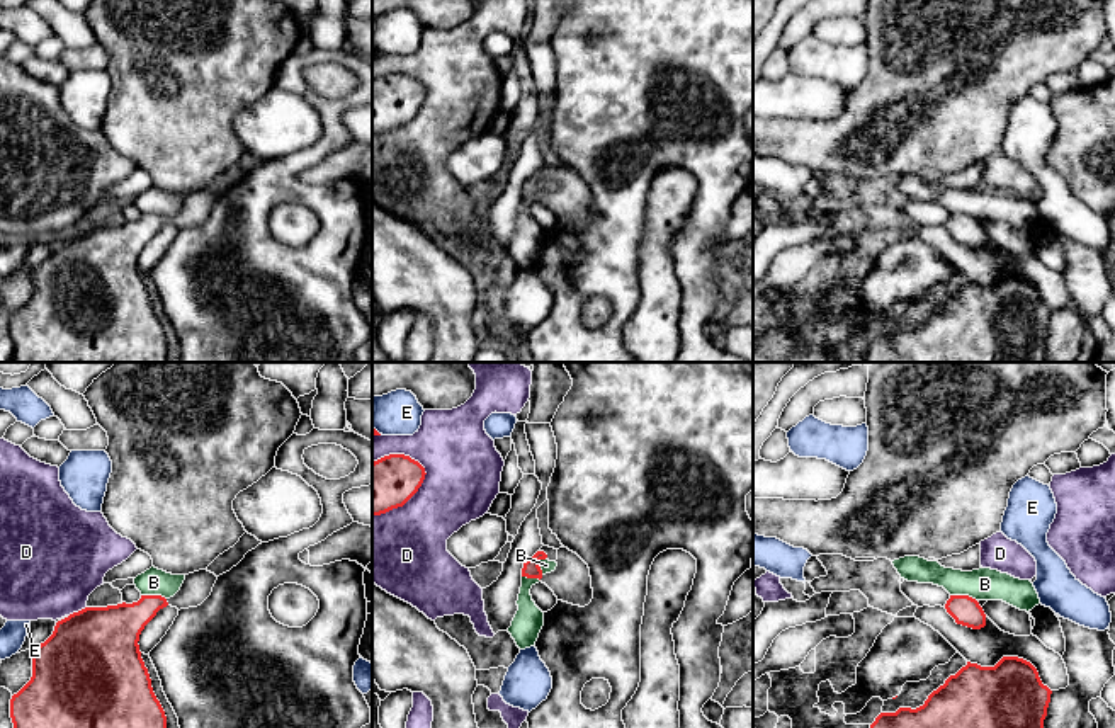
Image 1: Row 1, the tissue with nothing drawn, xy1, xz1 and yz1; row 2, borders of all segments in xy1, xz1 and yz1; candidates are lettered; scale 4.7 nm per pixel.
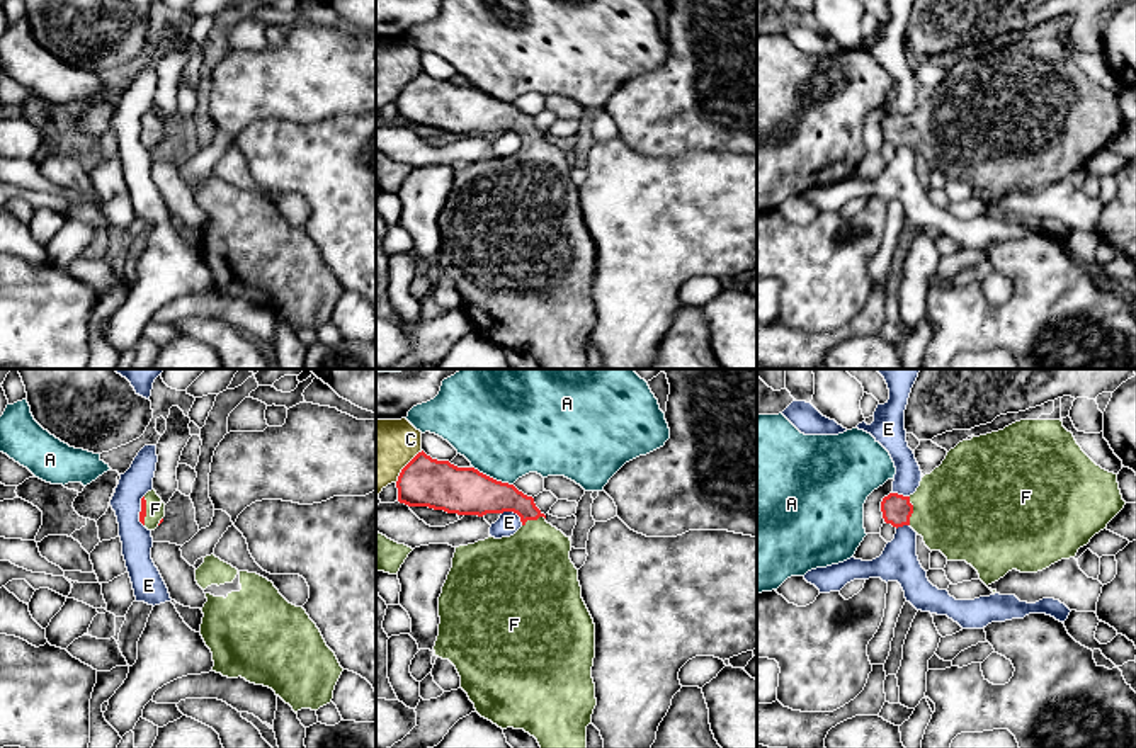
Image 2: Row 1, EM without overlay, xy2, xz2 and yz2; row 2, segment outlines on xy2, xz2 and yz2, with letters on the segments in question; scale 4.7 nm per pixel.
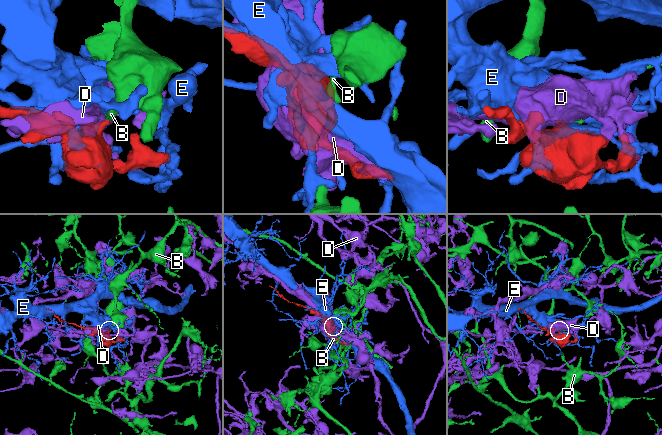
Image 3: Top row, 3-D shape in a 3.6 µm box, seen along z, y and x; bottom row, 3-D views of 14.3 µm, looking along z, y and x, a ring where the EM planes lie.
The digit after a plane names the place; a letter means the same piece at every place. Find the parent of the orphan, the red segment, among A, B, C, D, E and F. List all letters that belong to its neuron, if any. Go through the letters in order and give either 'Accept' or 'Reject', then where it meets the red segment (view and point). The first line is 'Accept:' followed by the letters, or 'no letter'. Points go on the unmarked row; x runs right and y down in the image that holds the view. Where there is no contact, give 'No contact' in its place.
Accept: F
A: Reject. Touches red at xz2 (492, 97)
B: Reject. Touches red at yz1 (964, 215)
C: Reject. Touches red at xz2 (405, 85)
D: Reject. Touches red at xz1 (410, 116)
E: Reject. Touches red at xz2 (514, 131)
F: Accept. Touches red at yz2 (912, 130)

